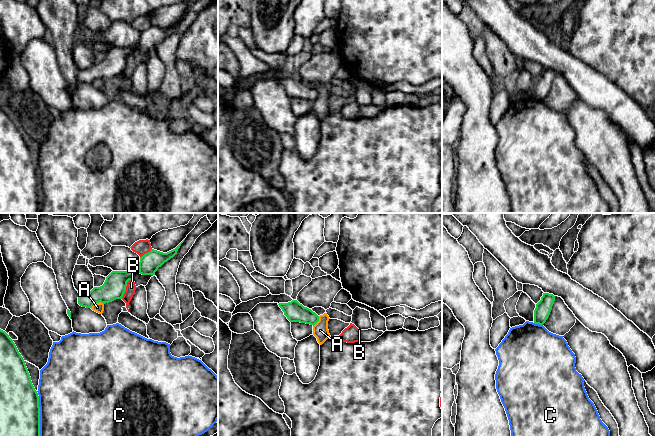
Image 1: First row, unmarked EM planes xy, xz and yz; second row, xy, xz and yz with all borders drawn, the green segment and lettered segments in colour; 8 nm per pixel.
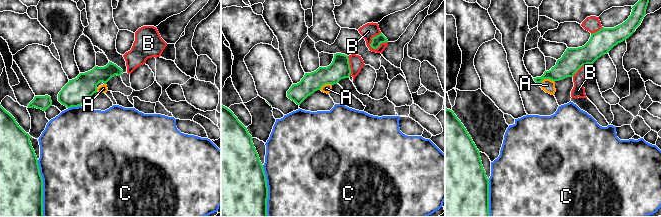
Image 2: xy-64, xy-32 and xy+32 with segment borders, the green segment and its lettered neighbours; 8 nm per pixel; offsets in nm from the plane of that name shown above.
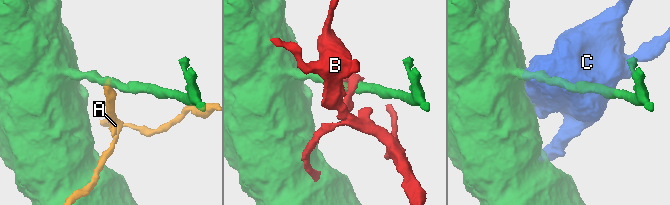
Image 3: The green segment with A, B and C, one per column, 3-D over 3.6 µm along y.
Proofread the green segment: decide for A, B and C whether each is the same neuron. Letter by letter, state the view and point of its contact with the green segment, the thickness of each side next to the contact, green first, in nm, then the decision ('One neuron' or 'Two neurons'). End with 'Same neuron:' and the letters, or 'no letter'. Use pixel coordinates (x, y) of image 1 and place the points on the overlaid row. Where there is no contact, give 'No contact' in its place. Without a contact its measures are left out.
A: Touches green at xy (96, 302). Thickness 190 nm (green) against 80 nm. Two neurons
B: Touches green at xy (125, 287). Thickness 190 nm (green) against 80 nm. Two neurons
C: Touches green at xy (39, 416). Thickness 320 nm (green) against 460 nm. Two neurons
Same neuron: no letter

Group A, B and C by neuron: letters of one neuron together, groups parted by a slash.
A / B / C

